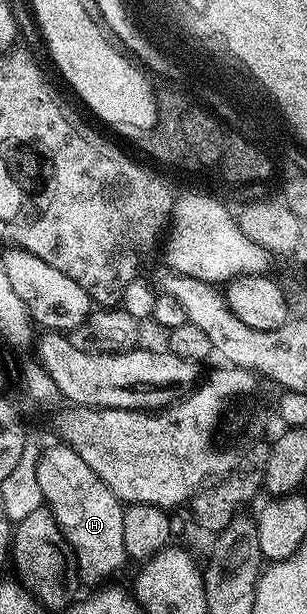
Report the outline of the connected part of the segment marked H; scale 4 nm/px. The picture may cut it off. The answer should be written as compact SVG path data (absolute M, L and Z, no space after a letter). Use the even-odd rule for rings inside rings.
M57 442L57 445L54 446L54 448L45 448L44 451L42 451L41 457L39 458L39 462L37 463L37 473L39 474L39 490L43 490L43 498L45 499L44 505L49 508L49 510L53 513L54 519L58 523L58 525L61 527L62 534L65 536L66 542L73 547L73 550L75 551L75 555L77 555L77 564L78 568L80 570L80 583L82 585L87 586L87 584L97 584L100 585L102 582L100 580L105 580L108 578L108 576L113 576L116 574L117 571L120 570L121 567L124 566L124 564L127 564L127 557L125 554L125 547L123 546L123 514L125 513L125 508L123 507L122 501L117 499L117 495L110 490L110 488L107 486L107 482L103 482L103 478L99 478L99 474L95 474L95 470L91 470L91 466L87 466L87 462L83 462L83 458L79 458L79 454L75 454L75 450L71 450L69 448L69 445L64 442Z

